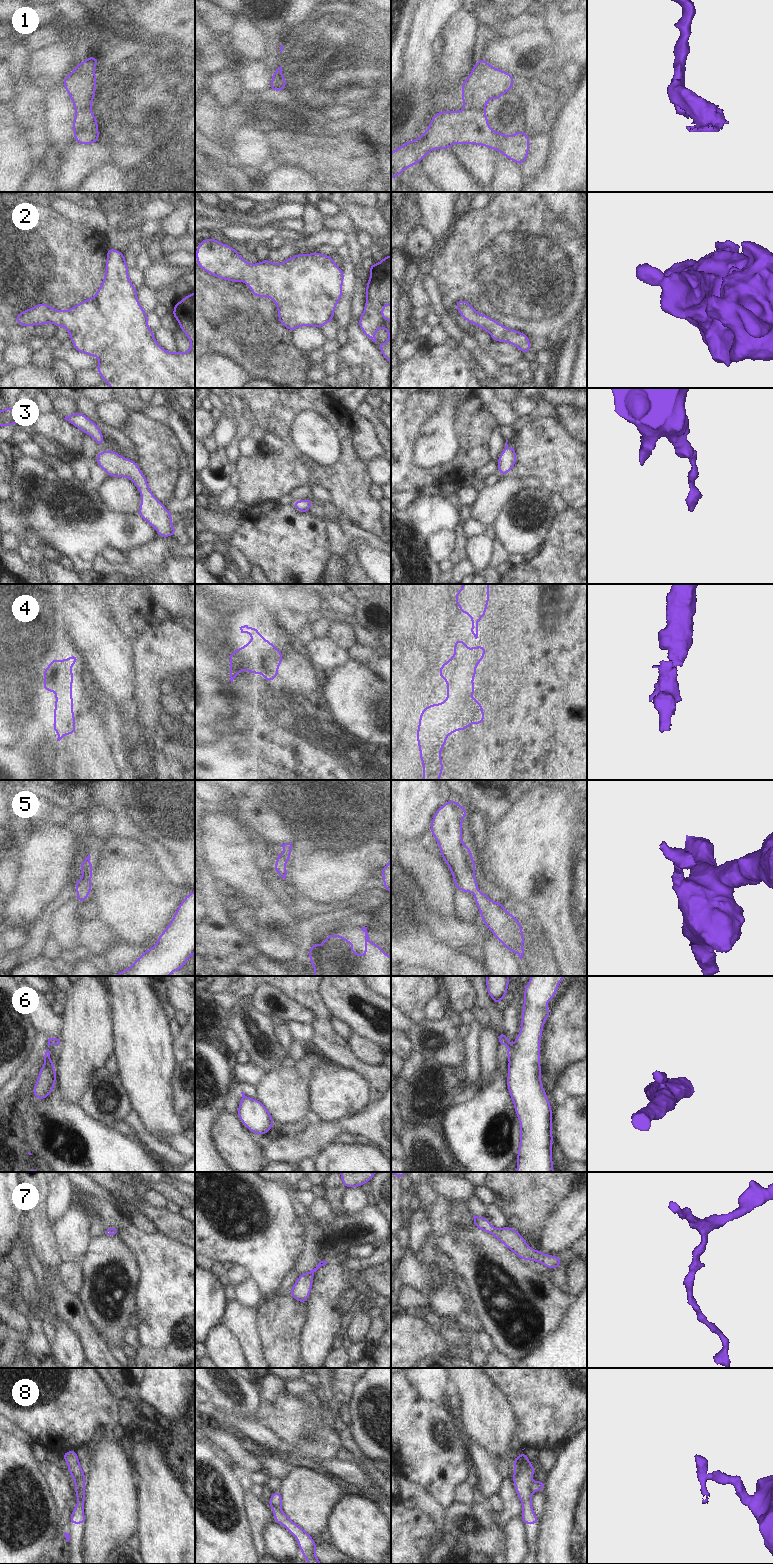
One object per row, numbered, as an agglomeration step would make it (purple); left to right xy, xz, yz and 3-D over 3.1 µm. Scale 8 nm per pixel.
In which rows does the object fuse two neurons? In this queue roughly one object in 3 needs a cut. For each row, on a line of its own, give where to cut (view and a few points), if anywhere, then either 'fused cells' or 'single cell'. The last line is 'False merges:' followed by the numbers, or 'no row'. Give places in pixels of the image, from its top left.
1: yz (464, 108), (478, 108), (484, 111) | fused cells
2: no cut | single cell
3: no cut | single cell
4: no cut | single cell
5: no cut | single cell
6: yz (510, 1049), (509, 1059) | fused cells
7: no cut | single cell
8: yz (531, 1482), (530, 1488), (532, 1492) | fused cells
False merges: 1, 6, 8

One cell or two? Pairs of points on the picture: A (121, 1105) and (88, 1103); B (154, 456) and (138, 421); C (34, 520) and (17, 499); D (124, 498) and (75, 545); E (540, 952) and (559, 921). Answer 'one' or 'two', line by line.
A: one
B: one
C: two
D: two
E: two

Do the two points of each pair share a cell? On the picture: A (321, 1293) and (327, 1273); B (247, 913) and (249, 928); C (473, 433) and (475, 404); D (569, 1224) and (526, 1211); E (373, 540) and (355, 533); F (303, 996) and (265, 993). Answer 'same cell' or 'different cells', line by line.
A: same cell
B: same cell
C: same cell
D: different cells
E: same cell
F: different cells

